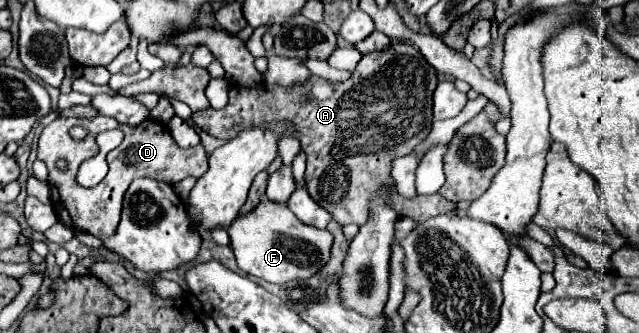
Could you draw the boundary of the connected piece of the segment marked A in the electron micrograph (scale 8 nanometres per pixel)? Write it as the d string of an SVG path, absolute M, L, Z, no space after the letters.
M394 41L388 49L364 55L354 75L340 85L312 75L306 85L294 85L290 89L270 89L266 85L256 89L232 87L230 101L224 109L204 109L192 115L192 121L204 133L222 141L230 141L248 125L292 121L296 133L300 133L298 139L308 161L306 189L340 225L364 225L368 221L370 201L384 185L390 189L392 209L420 223L442 213L454 213L456 205L440 193L416 195L414 199L400 197L394 189L390 163L400 155L408 155L426 139L432 125L432 93L436 85L436 69L424 59L420 49Z

